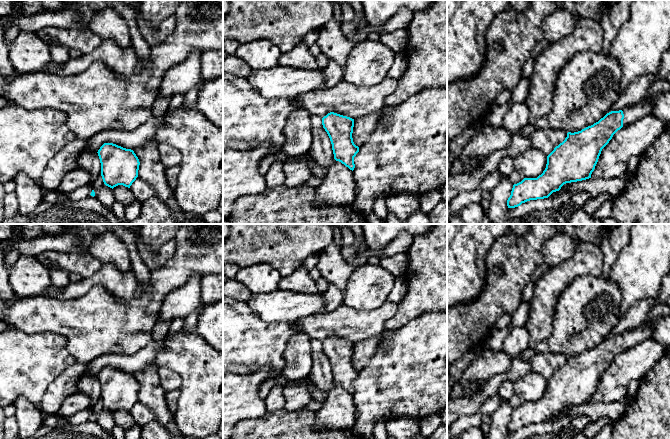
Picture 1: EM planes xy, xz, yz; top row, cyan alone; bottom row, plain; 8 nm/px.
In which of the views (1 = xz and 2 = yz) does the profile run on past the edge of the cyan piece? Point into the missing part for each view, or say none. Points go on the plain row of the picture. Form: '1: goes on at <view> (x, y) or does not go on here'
1: does not go on here
2: goes on at yz (638, 334)

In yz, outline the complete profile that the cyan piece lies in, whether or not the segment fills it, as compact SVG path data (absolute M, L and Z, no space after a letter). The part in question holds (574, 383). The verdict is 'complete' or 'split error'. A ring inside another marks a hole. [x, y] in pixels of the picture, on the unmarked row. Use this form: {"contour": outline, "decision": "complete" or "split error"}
{"contour": "M668 304L656 305L648 313L647 318L637 327L619 335L607 337L598 346L578 356L568 356L565 364L554 372L547 380L546 392L537 402L524 402L514 408L507 424L508 432L515 432L530 424L548 422L553 416L559 415L566 407L582 405L591 402L602 373L609 367L613 359L623 350L650 338L653 333L652 323L659 316L670 315Z", "decision": "split error"}

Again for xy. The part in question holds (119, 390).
{"contour": "M104 367L97 377L104 408L112 413L118 409L130 412L138 401L140 389L134 375L113 367Z", "decision": "complete"}

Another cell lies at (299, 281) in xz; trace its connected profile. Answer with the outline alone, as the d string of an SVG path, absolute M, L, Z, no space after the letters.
M303 264L298 266L290 275L283 276L278 284L278 288L286 289L289 292L319 293L315 281L311 279L309 271Z

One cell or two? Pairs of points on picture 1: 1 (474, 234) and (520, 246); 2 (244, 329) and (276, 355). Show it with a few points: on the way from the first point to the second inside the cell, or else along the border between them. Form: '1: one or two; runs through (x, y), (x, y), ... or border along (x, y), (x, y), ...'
1: two; border along (505, 234), (495, 240), (485, 260)
2: one; runs through (252, 337), (268, 350)

